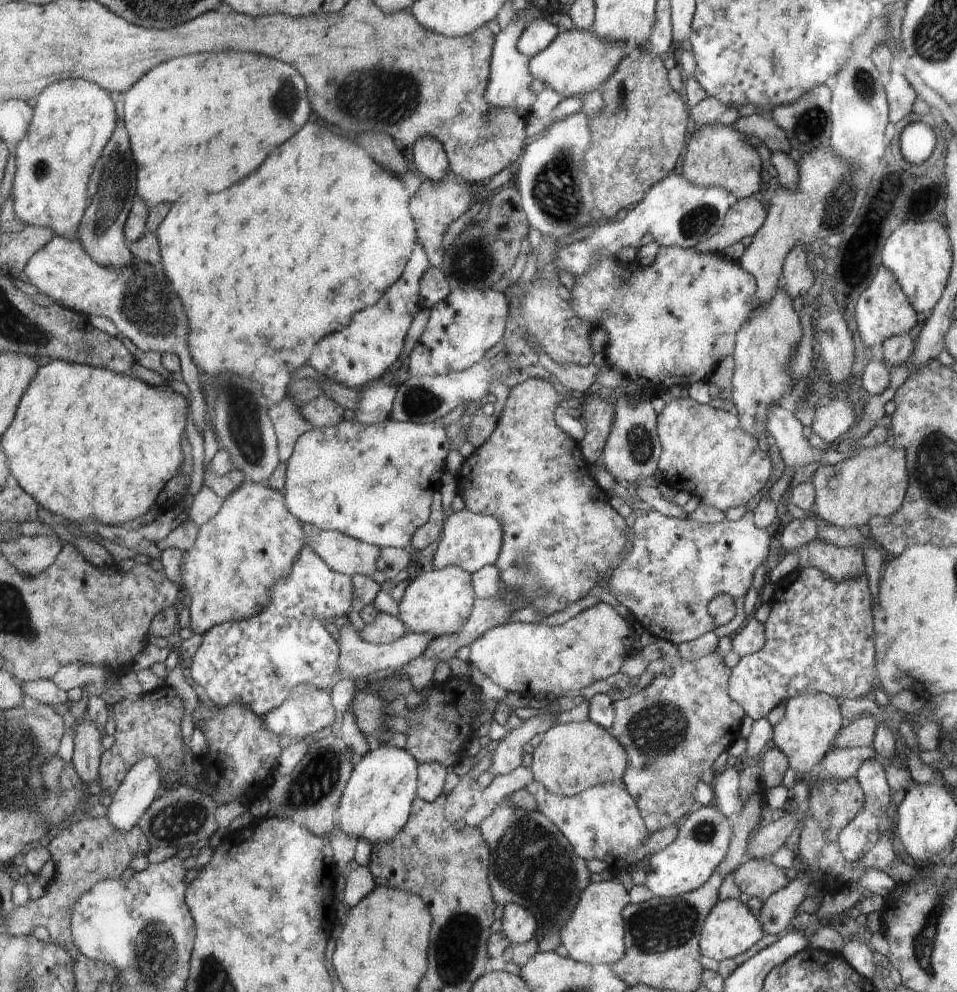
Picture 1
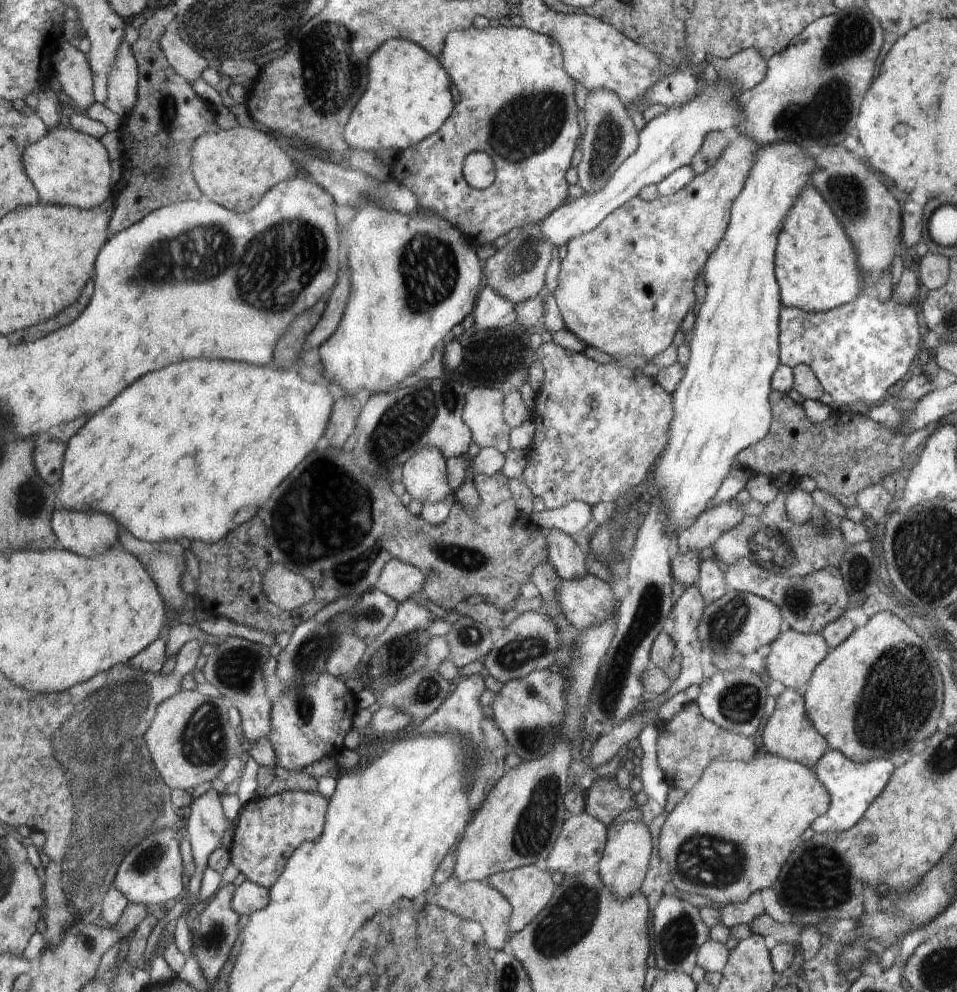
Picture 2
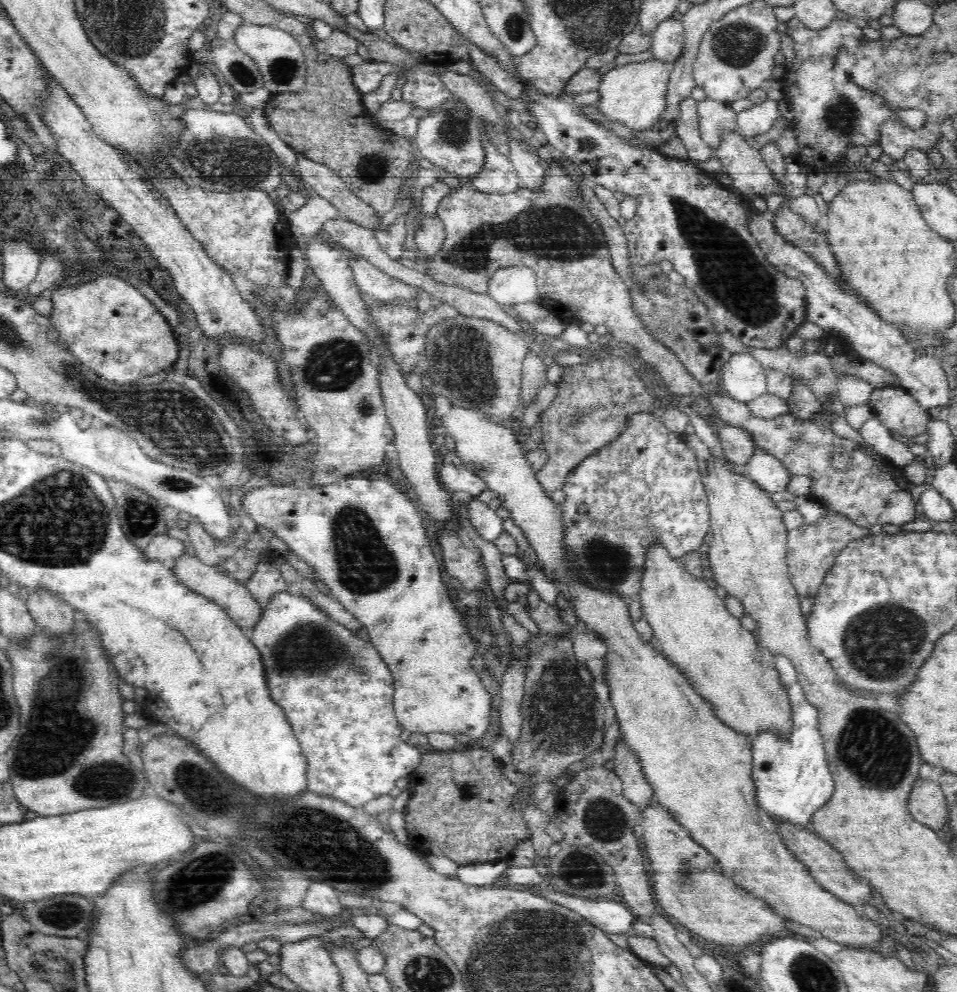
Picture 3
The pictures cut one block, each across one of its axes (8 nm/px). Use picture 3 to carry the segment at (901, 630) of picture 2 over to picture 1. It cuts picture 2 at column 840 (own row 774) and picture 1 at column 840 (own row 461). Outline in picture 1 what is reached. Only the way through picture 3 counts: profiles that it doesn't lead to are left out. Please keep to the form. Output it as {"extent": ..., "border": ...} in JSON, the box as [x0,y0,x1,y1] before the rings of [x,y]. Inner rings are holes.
{"extent":[811,443,909,527],"border":[[[883,443],[876,448],[865,448],[836,465],[820,466],[811,477],[815,489],[816,512],[830,525],[856,527],[868,524],[874,517],[889,518],[904,504],[909,489],[908,452],[903,447],[887,446]]]}

